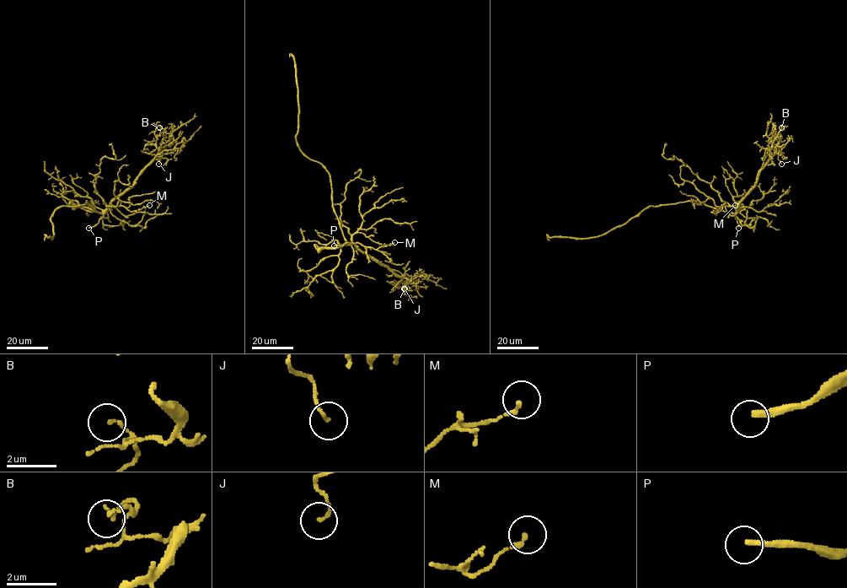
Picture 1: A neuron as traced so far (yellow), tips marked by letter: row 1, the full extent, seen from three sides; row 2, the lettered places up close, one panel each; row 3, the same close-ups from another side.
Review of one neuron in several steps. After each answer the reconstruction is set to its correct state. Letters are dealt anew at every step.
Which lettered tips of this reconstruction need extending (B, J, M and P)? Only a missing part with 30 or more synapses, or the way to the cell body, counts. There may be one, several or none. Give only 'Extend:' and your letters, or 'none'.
Extend: P

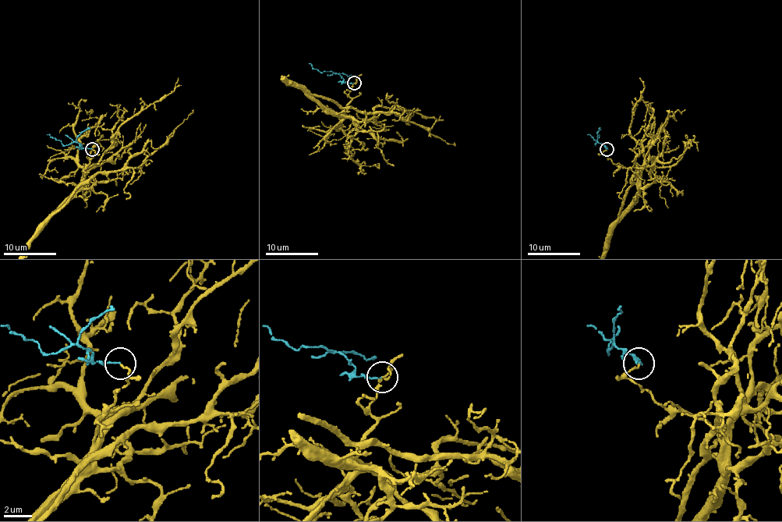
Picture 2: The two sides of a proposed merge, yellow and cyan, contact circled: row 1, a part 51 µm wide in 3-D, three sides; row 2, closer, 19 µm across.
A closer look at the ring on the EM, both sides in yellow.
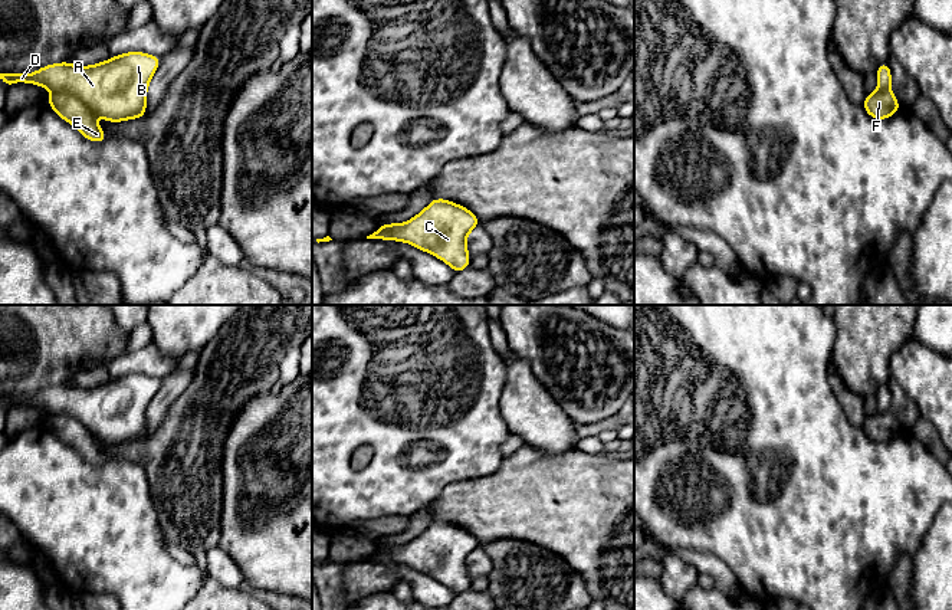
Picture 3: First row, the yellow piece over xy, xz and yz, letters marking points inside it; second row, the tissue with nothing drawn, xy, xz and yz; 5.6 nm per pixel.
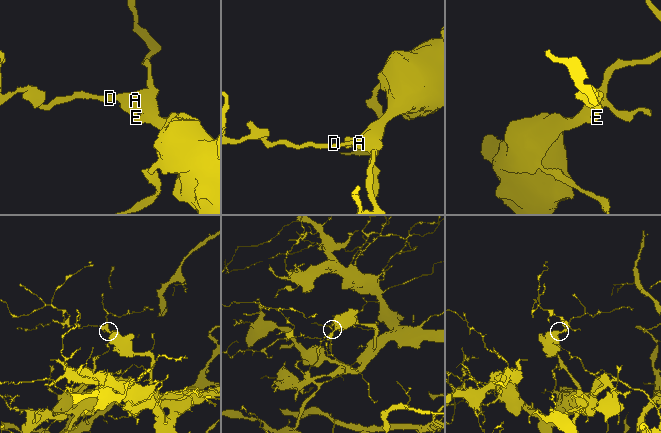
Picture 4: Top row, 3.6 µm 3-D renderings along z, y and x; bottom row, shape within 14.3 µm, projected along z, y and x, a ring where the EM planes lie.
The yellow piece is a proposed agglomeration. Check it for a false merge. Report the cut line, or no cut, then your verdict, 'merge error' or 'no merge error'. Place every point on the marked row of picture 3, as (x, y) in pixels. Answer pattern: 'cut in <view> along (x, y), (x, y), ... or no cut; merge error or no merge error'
cut in xy along (52, 91), (75, 94), (91, 111); merge error

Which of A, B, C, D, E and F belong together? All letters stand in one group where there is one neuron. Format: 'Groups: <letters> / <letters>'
Groups: A B C D / E F

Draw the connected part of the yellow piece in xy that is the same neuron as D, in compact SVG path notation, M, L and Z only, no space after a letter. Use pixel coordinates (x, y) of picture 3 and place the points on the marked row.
M127 52L89 66L60 62L33 73L0 73L0 79L6 88L22 82L43 86L50 92L68 91L98 117L118 124L147 117L147 91L160 65L158 56Z

